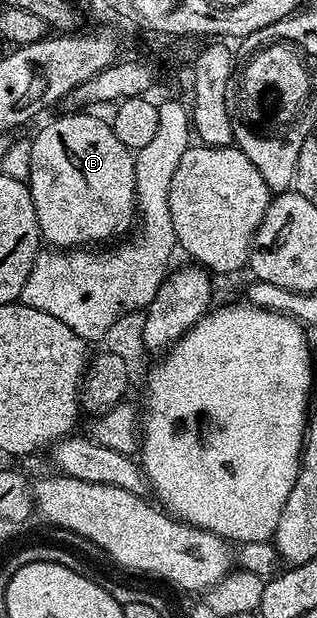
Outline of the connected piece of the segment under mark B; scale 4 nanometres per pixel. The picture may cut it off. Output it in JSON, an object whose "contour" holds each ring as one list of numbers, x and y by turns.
{"contour":[[71,111,68,117,59,117,56,121,51,121,36,137,31,141,31,175,29,178,29,188,31,190,31,198,33,199,33,207,37,211,37,223,39,224,39,232,42,240,47,241,48,246,58,247,60,250,67,251,72,247,91,247,94,241,107,241,110,237,119,237,131,225,131,220,137,217,137,174,135,172,135,159,132,150,125,147,125,143,121,143,121,139,117,139,114,128,110,124,107,125,99,117,94,117,91,111]]}

